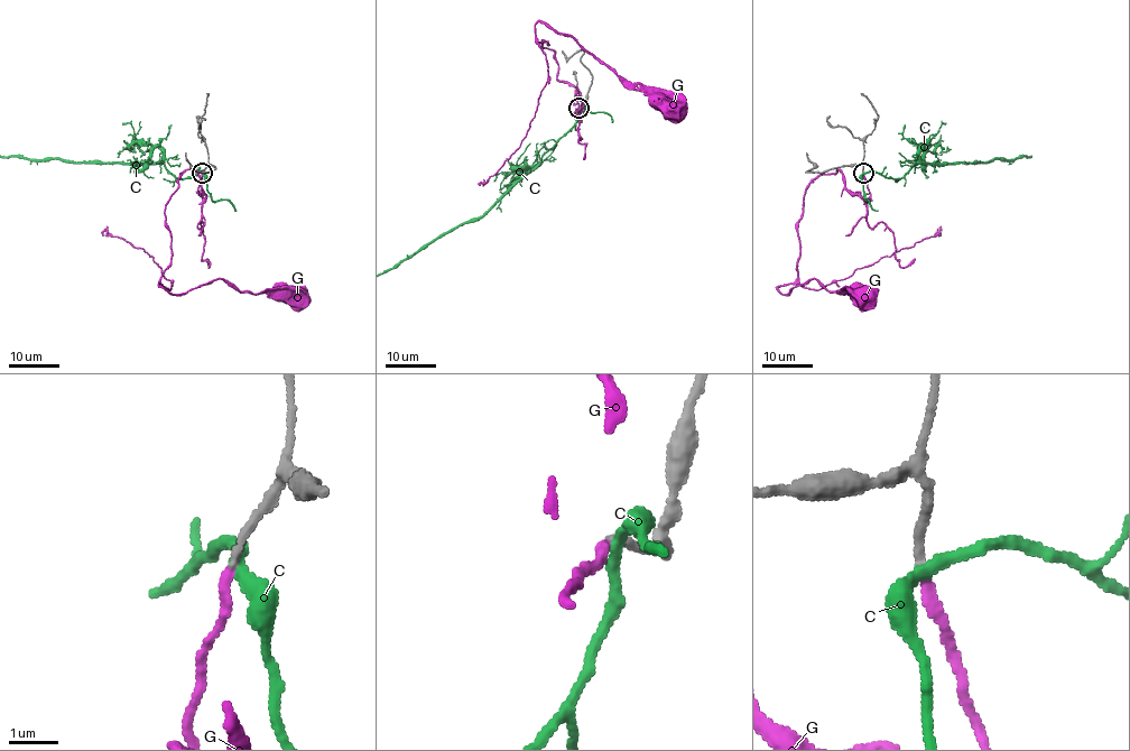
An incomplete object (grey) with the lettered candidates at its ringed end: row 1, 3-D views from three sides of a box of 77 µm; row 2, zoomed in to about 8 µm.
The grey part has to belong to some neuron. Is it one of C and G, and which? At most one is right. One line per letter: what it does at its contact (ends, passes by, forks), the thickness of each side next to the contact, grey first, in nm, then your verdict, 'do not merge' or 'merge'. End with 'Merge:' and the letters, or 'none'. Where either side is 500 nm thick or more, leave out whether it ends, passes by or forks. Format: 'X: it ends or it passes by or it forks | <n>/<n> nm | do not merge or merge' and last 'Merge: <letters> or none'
C: it passes by | 170/260 nm | do not merge
G: it ends | 160/190 nm | merge
Merge: G

